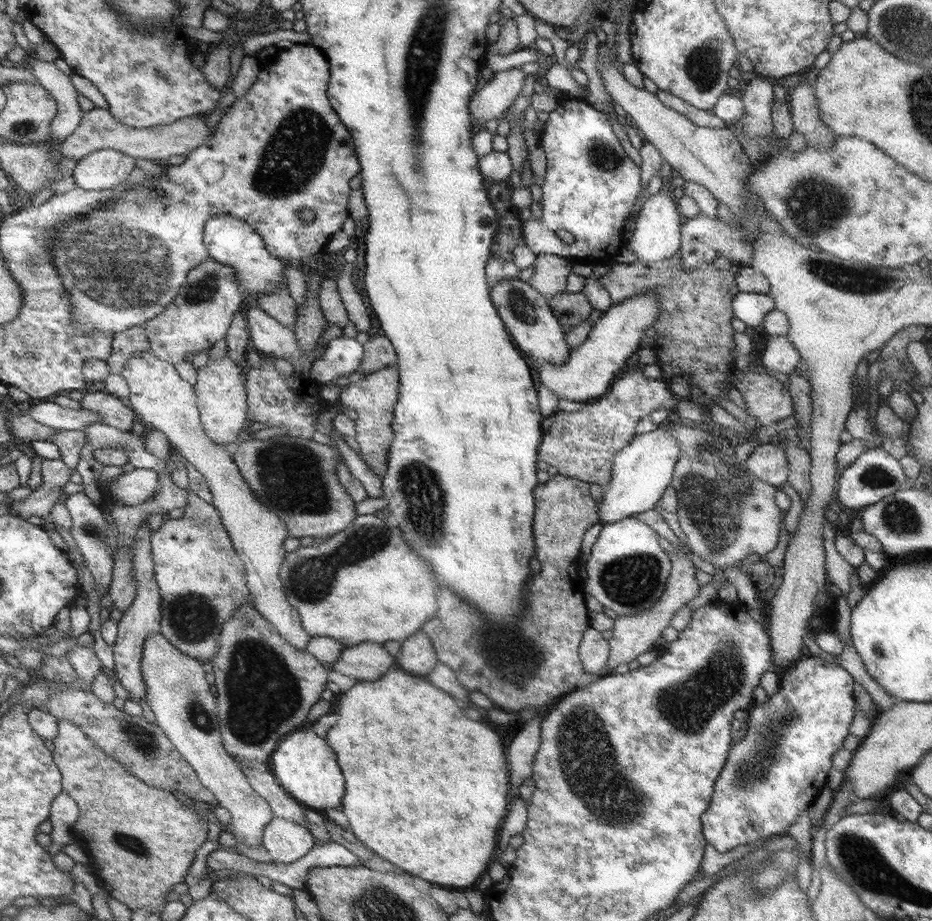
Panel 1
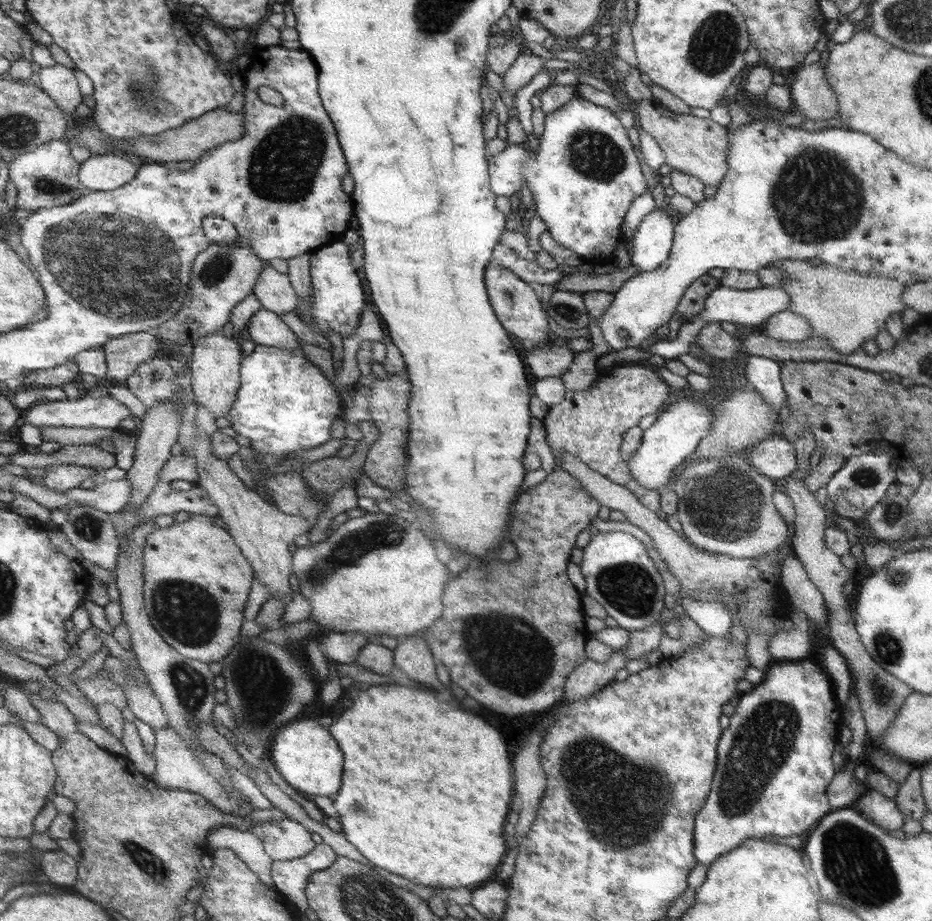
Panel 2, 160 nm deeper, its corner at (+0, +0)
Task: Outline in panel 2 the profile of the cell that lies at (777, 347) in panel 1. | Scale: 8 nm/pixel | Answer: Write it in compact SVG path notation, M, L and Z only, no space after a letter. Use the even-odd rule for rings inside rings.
M749 355L745 363L744 375L747 385L763 399L763 402L772 410L779 411L786 396L780 381L777 361Z

